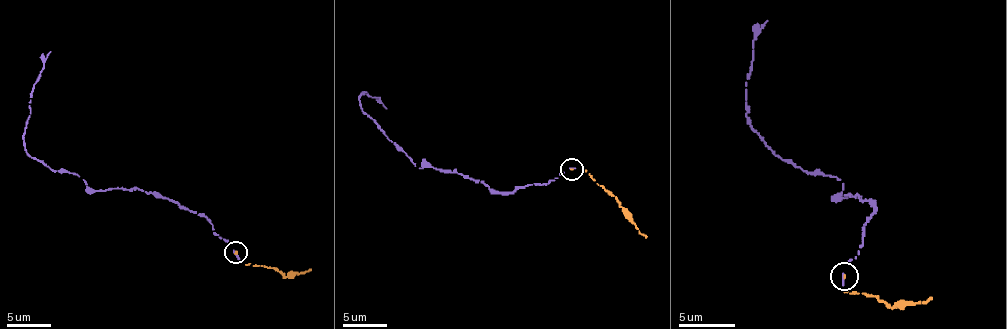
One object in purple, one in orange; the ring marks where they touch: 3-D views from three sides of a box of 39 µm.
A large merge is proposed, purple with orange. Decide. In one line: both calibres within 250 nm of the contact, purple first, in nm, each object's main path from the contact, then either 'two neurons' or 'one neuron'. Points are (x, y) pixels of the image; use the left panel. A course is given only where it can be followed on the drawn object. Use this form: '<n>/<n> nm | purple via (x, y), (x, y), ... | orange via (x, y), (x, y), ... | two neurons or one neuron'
240/140 nm | purple via (235, 253), (204, 215), (142, 189), (94, 191), (76, 173), (54, 171), (25, 151), (30, 101), (50, 52) | orange via (235, 253), (248, 264), (275, 268), (283, 277), (310, 268) | one neuron

